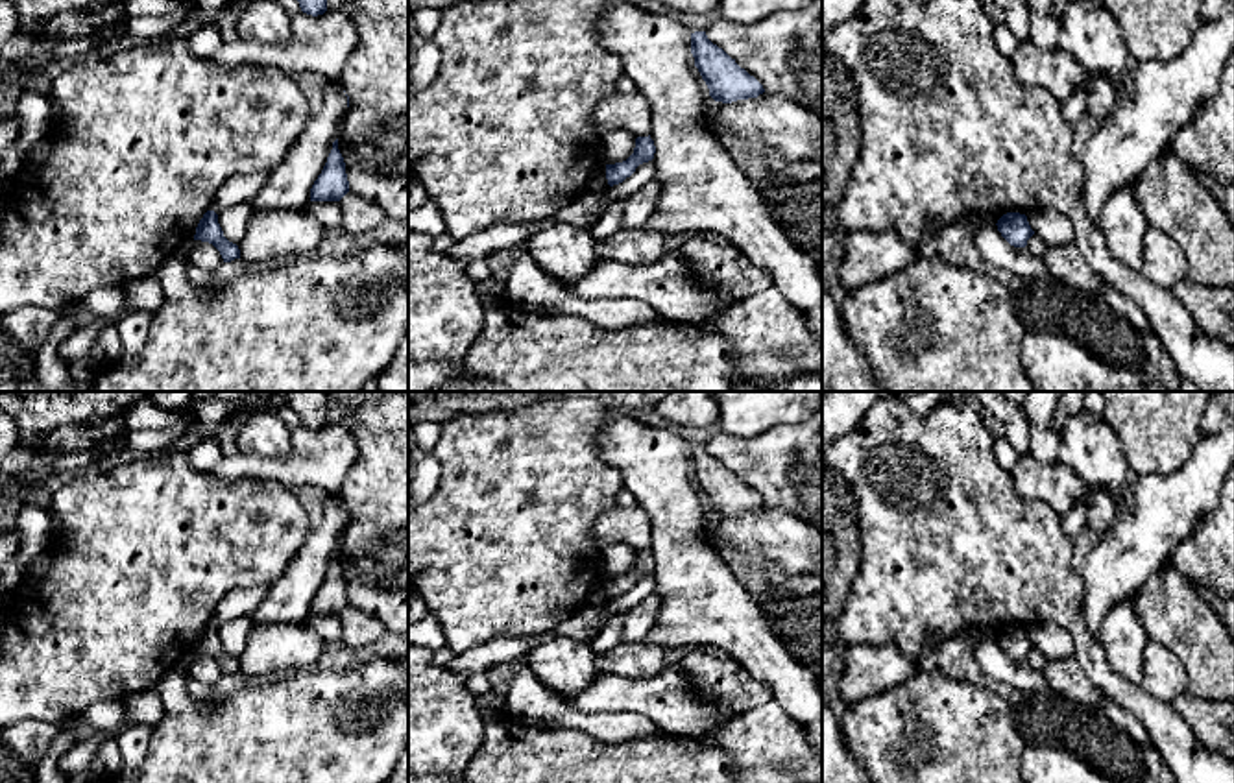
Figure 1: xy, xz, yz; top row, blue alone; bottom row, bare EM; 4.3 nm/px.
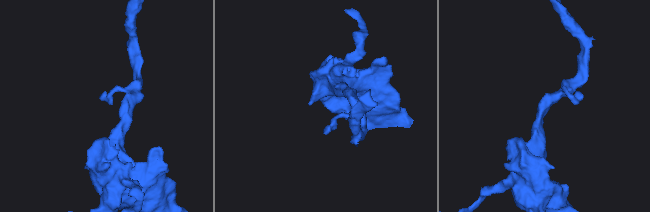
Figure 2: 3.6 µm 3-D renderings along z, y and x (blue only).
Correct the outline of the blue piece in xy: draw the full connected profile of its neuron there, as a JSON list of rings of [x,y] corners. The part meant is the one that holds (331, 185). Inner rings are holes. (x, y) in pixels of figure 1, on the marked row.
[[[336,139],[321,174],[310,188],[310,201],[340,201],[347,192],[349,181],[345,174],[345,163],[338,150]]]

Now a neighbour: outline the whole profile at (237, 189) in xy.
[[[246,174],[229,177],[216,194],[211,211],[220,214],[222,211],[235,207],[242,201],[249,201],[268,181],[268,174]]]

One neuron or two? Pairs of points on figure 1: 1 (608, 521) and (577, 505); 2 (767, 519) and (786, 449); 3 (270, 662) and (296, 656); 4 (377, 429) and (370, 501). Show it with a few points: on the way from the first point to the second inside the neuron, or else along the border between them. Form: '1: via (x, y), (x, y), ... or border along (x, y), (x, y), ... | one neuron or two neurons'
1: border along (616, 505), (595, 521), (595, 542), (601, 549) | two neurons
2: border along (765, 505), (784, 508), (802, 519) | two neurons
3: via (276, 656), (290, 656) | one neuron
4: via (377, 447), (377, 482) | one neuron

